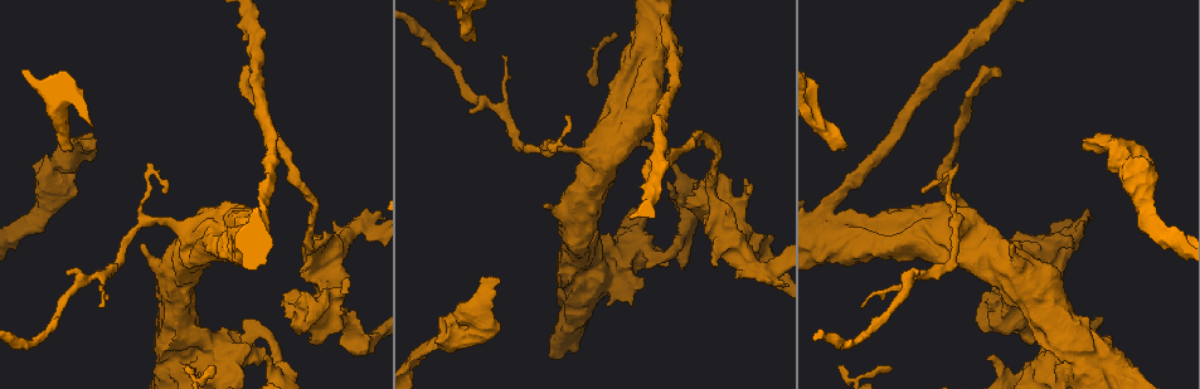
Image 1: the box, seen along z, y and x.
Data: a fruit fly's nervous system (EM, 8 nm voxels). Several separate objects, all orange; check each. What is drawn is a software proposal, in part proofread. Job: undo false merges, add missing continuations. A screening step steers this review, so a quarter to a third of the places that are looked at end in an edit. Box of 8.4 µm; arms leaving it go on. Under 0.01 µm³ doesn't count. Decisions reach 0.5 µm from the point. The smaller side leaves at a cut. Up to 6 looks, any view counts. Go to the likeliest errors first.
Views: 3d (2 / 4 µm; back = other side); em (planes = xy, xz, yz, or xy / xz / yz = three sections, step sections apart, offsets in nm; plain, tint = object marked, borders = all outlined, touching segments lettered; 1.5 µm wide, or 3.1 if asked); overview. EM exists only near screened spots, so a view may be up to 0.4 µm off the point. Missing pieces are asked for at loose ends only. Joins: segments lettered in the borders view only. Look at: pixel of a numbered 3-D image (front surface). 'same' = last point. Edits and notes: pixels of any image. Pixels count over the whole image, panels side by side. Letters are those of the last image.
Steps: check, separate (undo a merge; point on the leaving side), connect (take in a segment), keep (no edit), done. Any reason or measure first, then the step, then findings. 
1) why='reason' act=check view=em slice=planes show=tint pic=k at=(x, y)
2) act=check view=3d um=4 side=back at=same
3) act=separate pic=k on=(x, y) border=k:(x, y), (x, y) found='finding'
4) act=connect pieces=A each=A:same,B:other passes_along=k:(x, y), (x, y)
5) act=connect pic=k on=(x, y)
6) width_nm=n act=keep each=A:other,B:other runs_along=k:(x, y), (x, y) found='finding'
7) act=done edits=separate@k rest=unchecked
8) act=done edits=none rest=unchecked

why='long arm stops here' act=check view=em slice=xz step=8 show=tint pic=1 at=(247, 75)

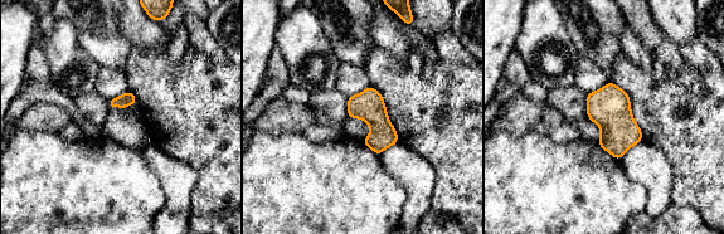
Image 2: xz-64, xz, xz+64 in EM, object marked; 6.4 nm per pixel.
act=check view=em slice=planes show=borders at=same

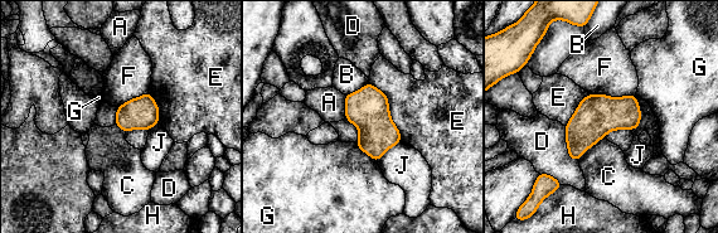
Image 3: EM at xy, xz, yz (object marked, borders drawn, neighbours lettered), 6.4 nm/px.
width_nm=190 act=keep each=A:other,B:other,C:other,D:other,E:other,F:other,G:other,H:other,J:other border=3:(605, 135), (578, 160) found='no lettered segment goes on from it'

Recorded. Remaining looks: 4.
why='branch stops here' act=check view=3d um=2 side=back pic=1 at=(491, 339)

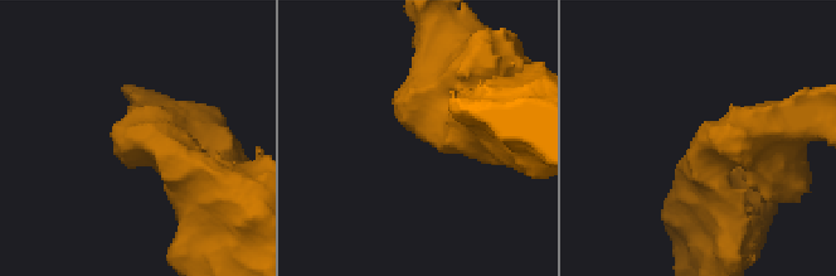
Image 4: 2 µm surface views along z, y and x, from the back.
why='now the EM' act=check view=em slice=planes show=tint pic=4 at=(419, 136)

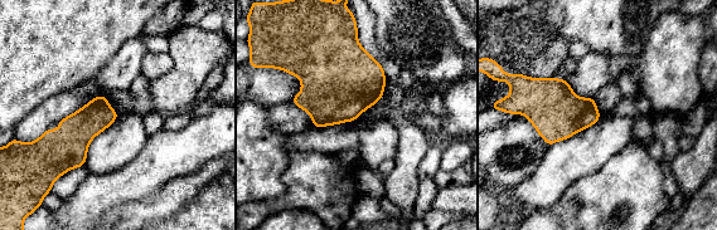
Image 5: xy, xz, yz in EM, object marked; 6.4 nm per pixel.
act=check view=em slice=planes show=borders at=same

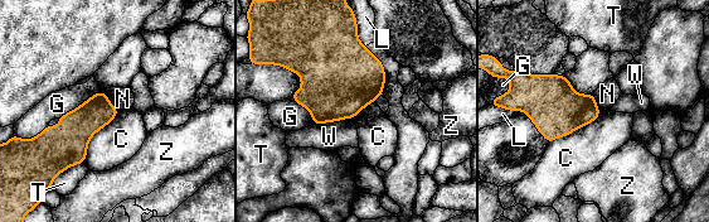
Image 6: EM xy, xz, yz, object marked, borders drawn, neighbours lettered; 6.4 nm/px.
longest_contact=C:400nm act=keep each=C:other,G:other,L:other,N:other,T:other,W:other,Z:other border=6:(119, 111), (90, 139), (83, 162) found='no lettered segment goes on from it'

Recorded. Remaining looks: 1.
act=done edits=none rest=unchecked

